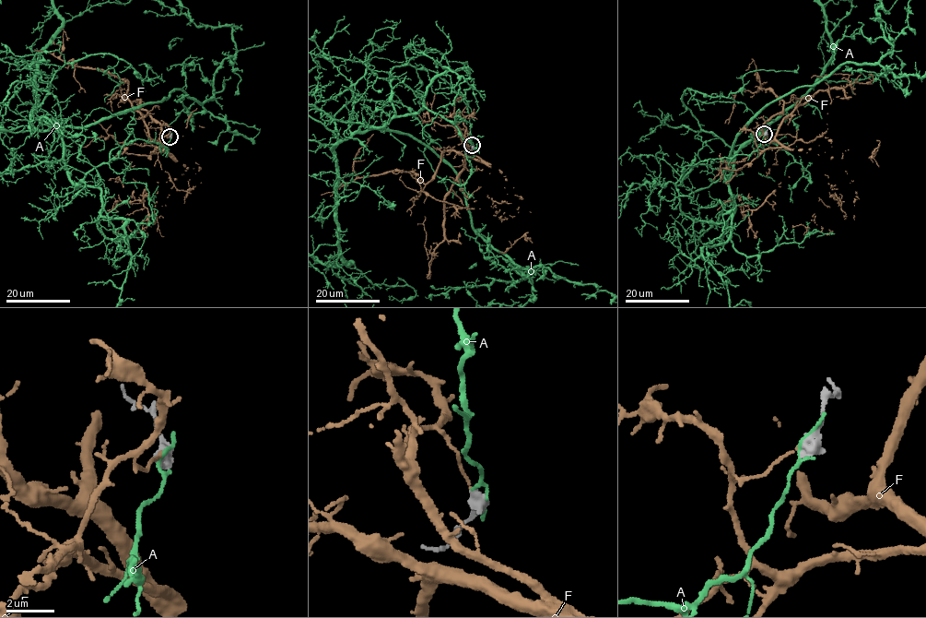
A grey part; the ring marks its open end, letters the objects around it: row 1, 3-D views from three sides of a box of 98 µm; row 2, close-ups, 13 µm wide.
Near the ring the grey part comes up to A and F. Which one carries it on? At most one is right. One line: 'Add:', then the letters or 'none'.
Add: none

